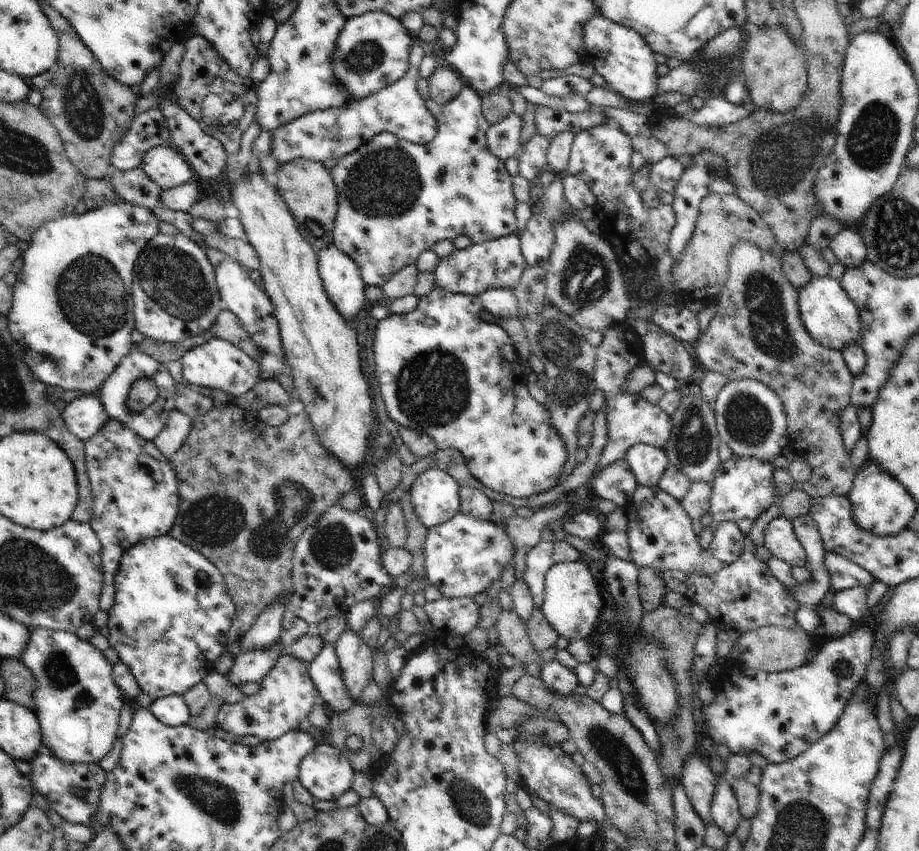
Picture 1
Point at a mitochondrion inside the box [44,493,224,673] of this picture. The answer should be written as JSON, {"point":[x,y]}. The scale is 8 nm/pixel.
{"point":[81,544]}

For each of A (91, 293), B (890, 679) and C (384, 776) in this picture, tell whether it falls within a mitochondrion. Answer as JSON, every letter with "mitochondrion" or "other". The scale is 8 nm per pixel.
{"A":"mitochondrion","B":"other","C":"other"}

